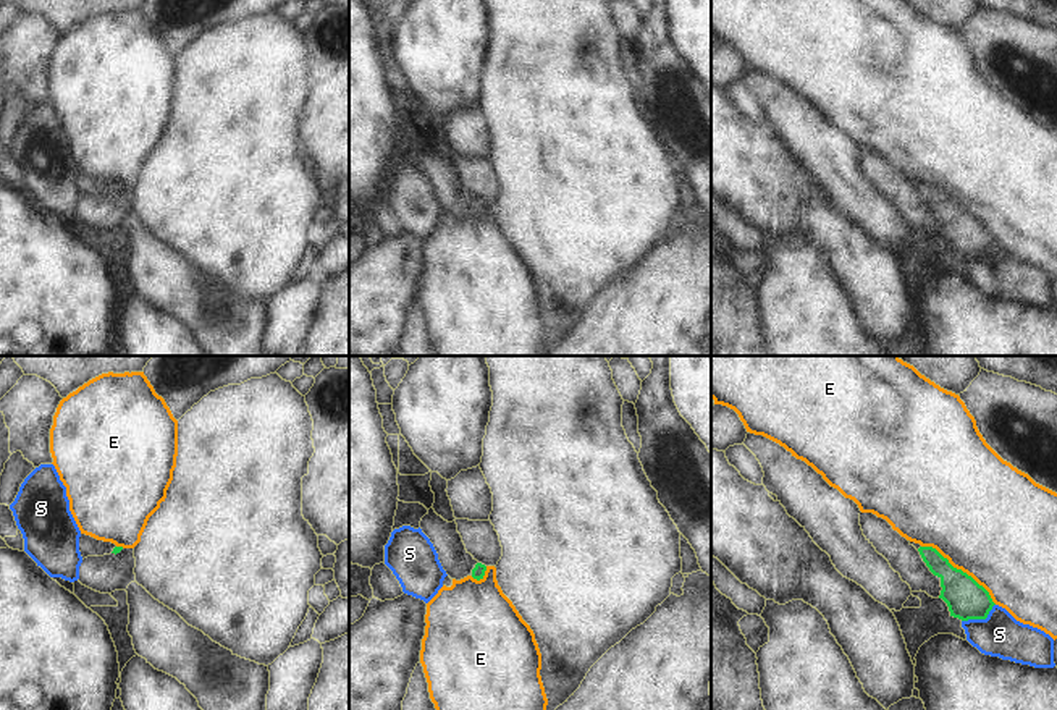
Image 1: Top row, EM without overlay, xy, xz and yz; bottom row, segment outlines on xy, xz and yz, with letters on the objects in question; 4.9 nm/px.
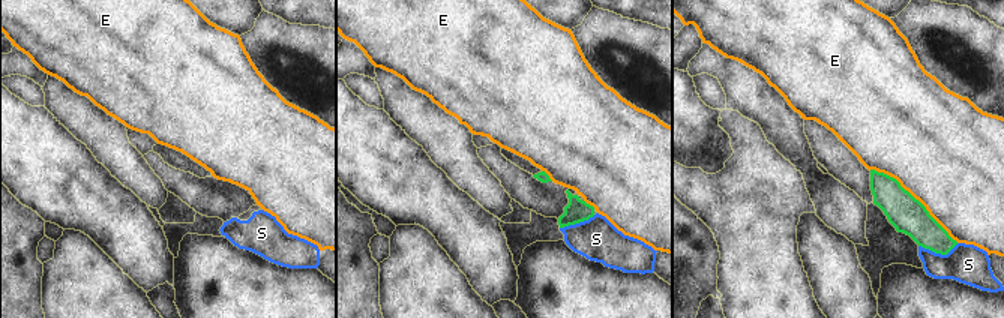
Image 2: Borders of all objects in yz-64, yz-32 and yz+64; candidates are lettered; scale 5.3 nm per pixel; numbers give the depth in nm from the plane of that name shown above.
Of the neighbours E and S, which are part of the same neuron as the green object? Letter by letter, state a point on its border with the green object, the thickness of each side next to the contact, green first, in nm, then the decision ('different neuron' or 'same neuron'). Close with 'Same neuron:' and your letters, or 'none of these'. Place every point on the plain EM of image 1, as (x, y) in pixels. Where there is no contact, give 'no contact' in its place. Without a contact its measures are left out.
E: contact yz (960, 207); calibres 190 and 500 nm; different neuron
S: contact yz (980, 256); calibres 190 and 220 nm; different neuron
Same neuron: none of these

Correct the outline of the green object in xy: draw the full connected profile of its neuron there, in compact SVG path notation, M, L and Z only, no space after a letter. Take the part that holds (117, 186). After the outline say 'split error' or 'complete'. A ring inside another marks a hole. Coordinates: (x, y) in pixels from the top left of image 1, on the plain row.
M81 171L79 175L79 189L82 197L87 194L103 194L110 191L120 191L123 184L116 184L112 180L97 178L91 173Z; split error

